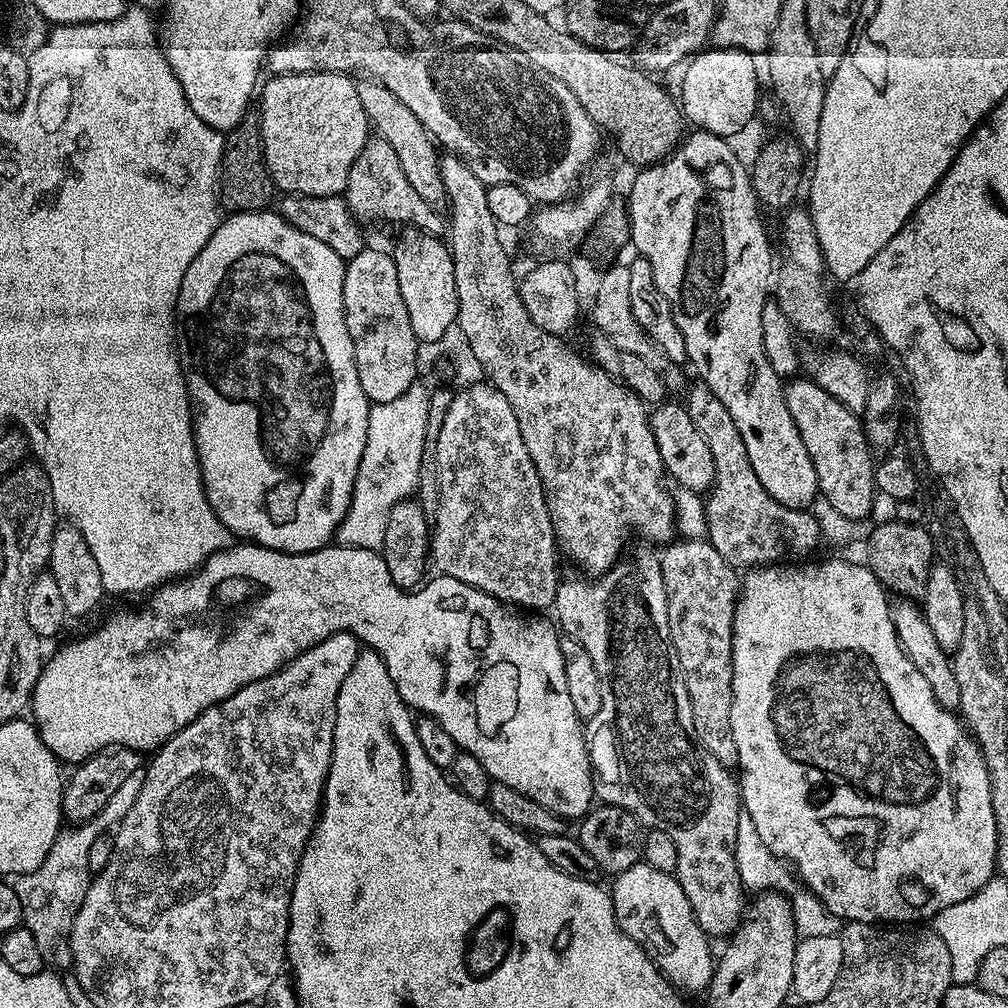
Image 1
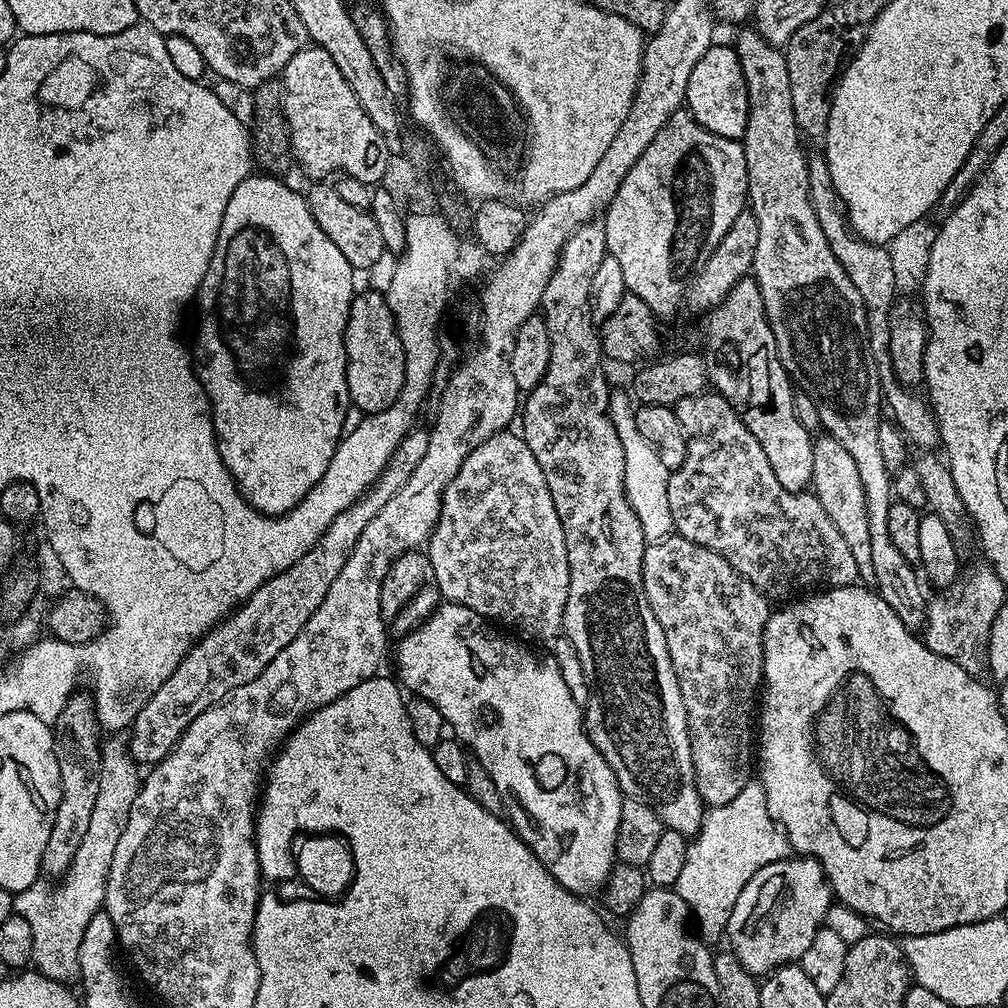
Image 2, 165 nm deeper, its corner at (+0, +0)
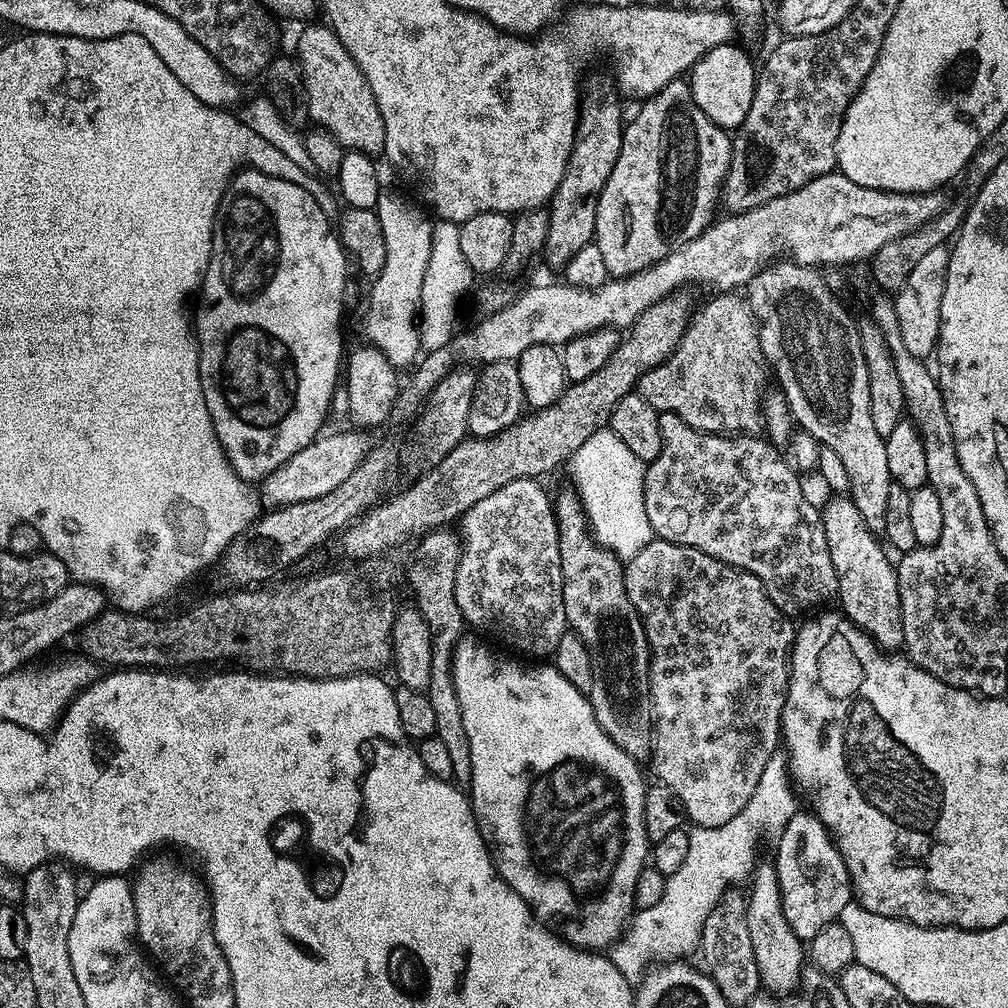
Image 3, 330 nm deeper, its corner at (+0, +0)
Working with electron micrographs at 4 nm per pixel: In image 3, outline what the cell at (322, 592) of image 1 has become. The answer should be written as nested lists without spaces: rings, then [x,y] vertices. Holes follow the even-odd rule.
[[[461,639],[460,643],[456,645],[455,652],[452,654],[452,677],[454,678],[454,690],[458,694],[458,702],[462,705],[462,726],[466,726],[466,738],[470,742],[470,766],[472,767],[470,803],[472,805],[472,813],[476,816],[476,821],[480,827],[480,833],[484,836],[484,841],[488,843],[489,849],[494,853],[494,859],[500,869],[500,877],[532,907],[532,913],[534,913],[536,919],[545,928],[551,928],[561,940],[568,941],[568,943],[573,944],[576,948],[587,948],[589,950],[611,949],[612,945],[620,939],[626,925],[629,923],[630,917],[633,915],[636,908],[636,883],[642,874],[642,870],[650,860],[650,841],[648,831],[646,830],[646,783],[644,784],[644,776],[640,773],[641,765],[630,754],[626,754],[626,750],[622,750],[622,746],[618,746],[618,742],[611,740],[602,730],[602,726],[598,726],[598,718],[592,709],[591,699],[585,693],[577,690],[573,684],[566,682],[566,678],[562,678],[560,671],[551,663],[528,662],[532,664],[519,664],[518,661],[511,660],[508,656],[499,656],[494,649],[487,648],[486,645],[479,644],[476,640],[468,639]]]

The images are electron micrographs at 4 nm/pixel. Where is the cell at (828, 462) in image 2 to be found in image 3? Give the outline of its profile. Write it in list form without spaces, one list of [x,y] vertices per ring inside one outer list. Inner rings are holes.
[[[832,494],[827,498],[829,500],[822,504],[822,515],[826,544],[830,546],[830,558],[838,574],[836,590],[843,615],[859,626],[881,649],[903,649],[904,631],[900,621],[896,564],[888,561],[888,556],[884,553],[885,545],[876,541],[879,540],[877,533],[868,529],[866,522],[862,522],[858,506],[854,506],[851,495]]]

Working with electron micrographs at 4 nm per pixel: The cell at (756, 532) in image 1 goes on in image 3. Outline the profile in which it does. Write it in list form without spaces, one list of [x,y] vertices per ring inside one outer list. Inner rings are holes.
[[[673,412],[660,413],[660,429],[662,430],[664,445],[662,446],[662,450],[658,454],[658,458],[654,458],[653,460],[651,460],[644,470],[644,505],[646,506],[646,516],[650,518],[650,526],[652,527],[652,531],[657,537],[659,537],[659,539],[665,540],[666,542],[681,544],[682,546],[690,546],[694,550],[702,550],[702,554],[710,554],[714,558],[718,558],[719,560],[721,560],[722,562],[726,562],[730,566],[741,568],[742,570],[746,570],[750,574],[754,574],[754,578],[758,578],[758,582],[762,582],[762,586],[766,590],[766,594],[768,595],[768,597],[774,602],[774,606],[778,606],[781,610],[783,610],[784,615],[789,618],[796,618],[796,615],[798,615],[799,612],[809,611],[808,613],[811,613],[813,610],[819,609],[821,606],[824,606],[819,606],[819,604],[824,604],[828,599],[831,598],[831,596],[833,599],[833,597],[837,595],[836,587],[838,586],[838,574],[834,570],[834,562],[830,558],[830,546],[826,544],[826,530],[824,529],[824,518],[821,509],[817,507],[817,505],[815,508],[815,506],[812,505],[810,501],[808,501],[808,496],[806,493],[804,493],[804,488],[802,485],[800,485],[799,478],[796,477],[797,469],[793,467],[793,465],[789,463],[787,459],[785,459],[786,461],[784,461],[783,458],[780,457],[781,449],[779,447],[773,446],[767,439],[761,438],[761,440],[759,440],[759,435],[756,434],[721,434],[718,432],[700,432],[694,426],[690,426],[686,422],[682,422],[682,418],[678,418],[678,414],[674,414]]]

